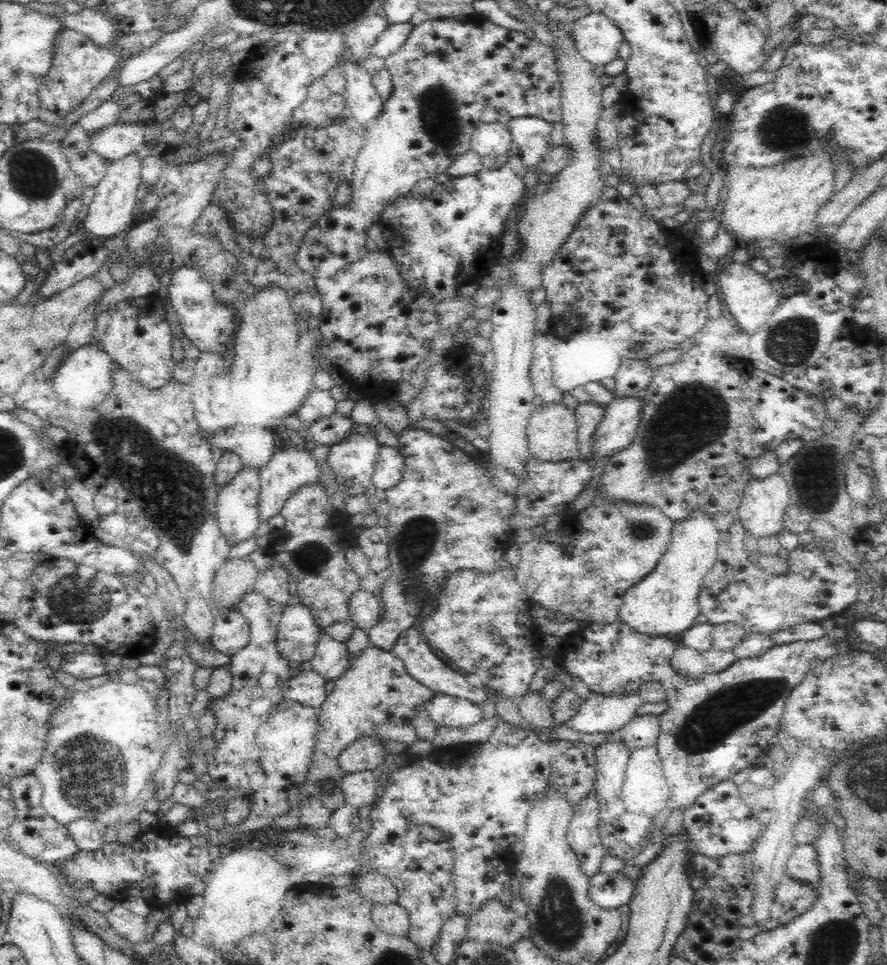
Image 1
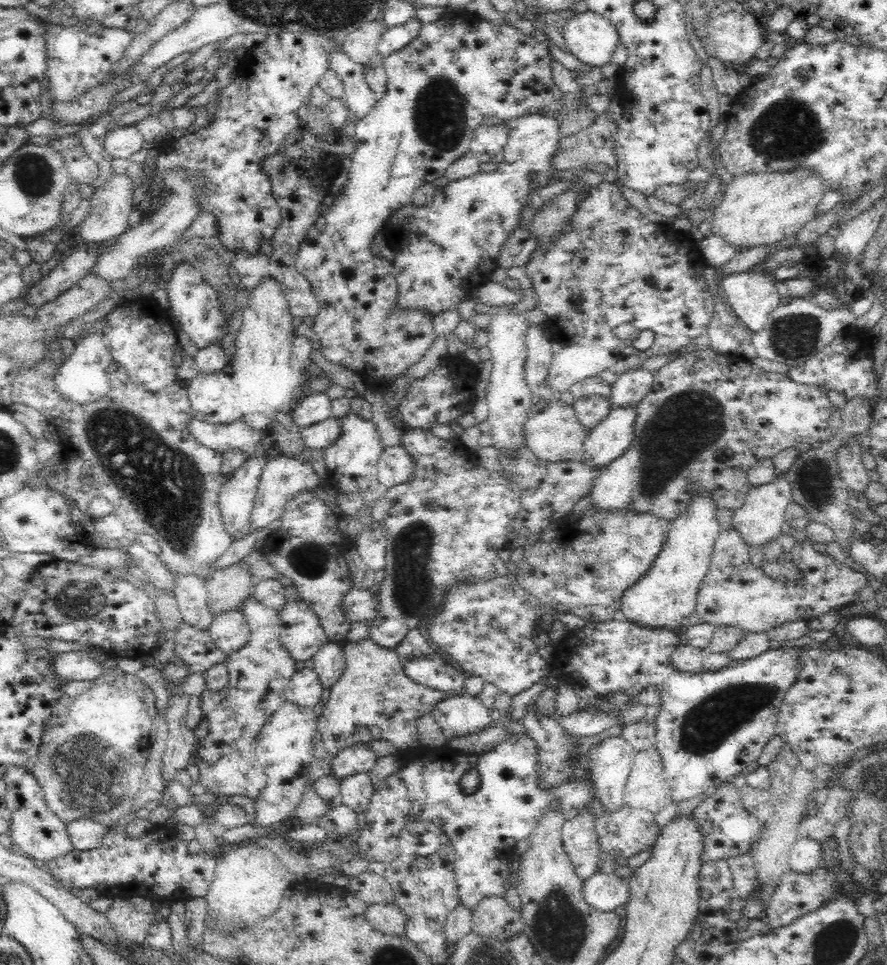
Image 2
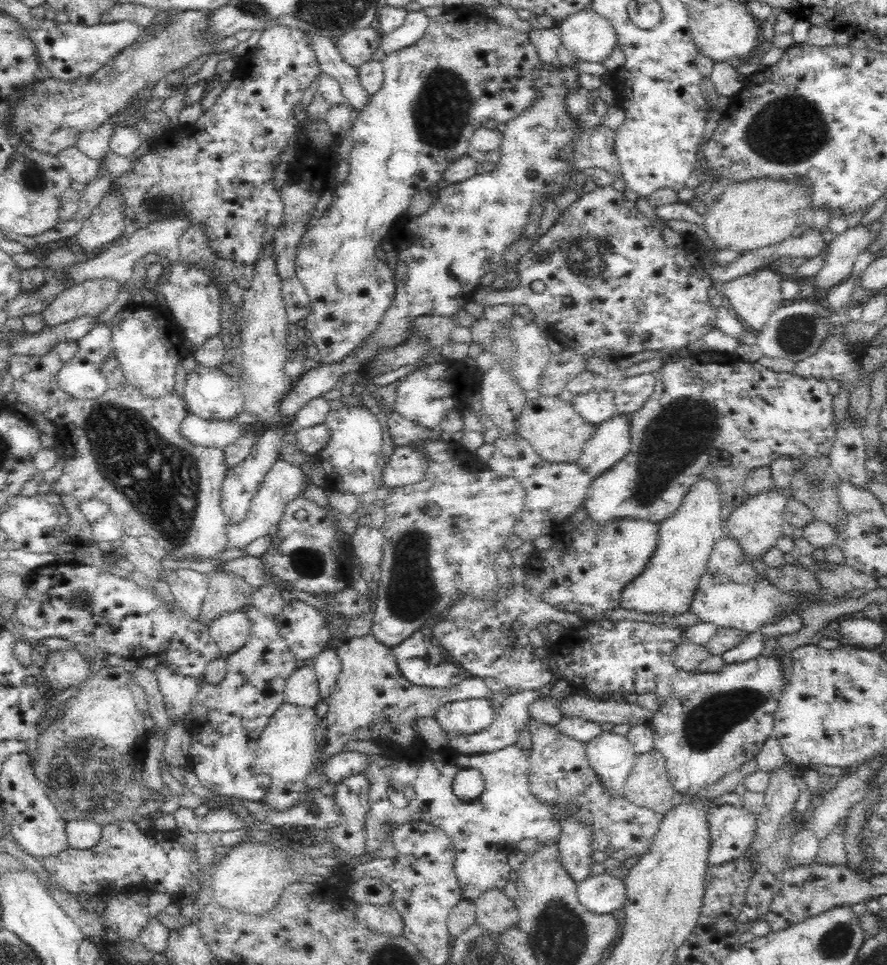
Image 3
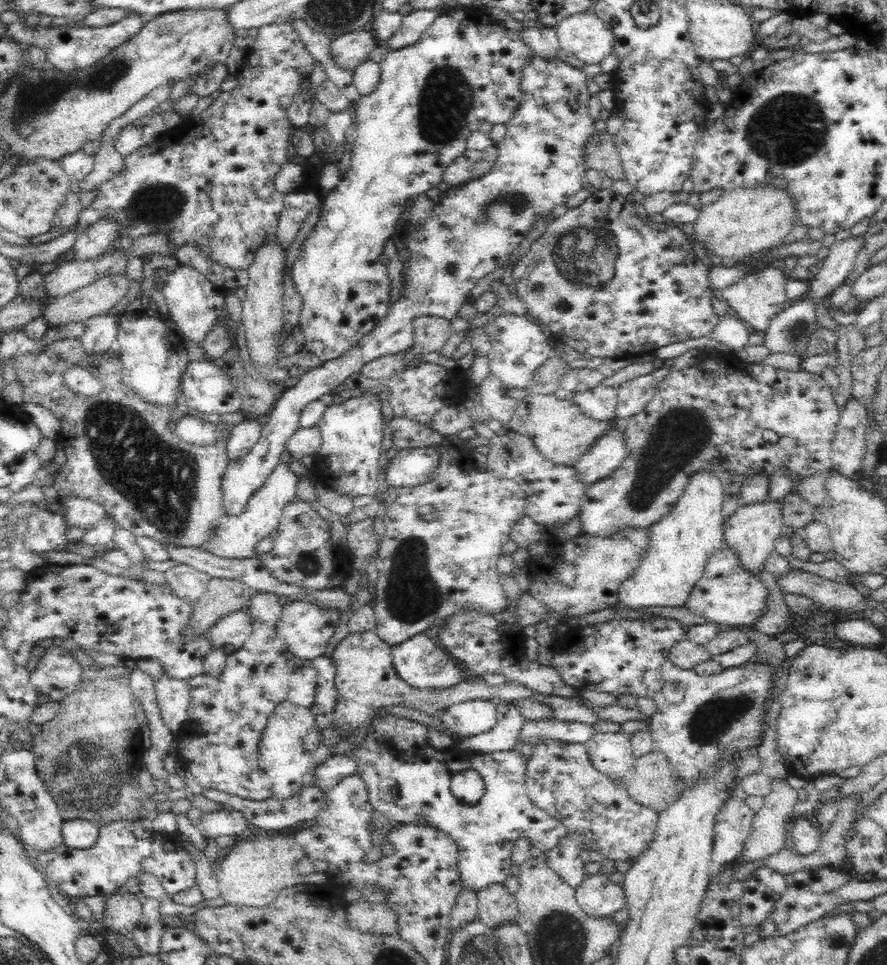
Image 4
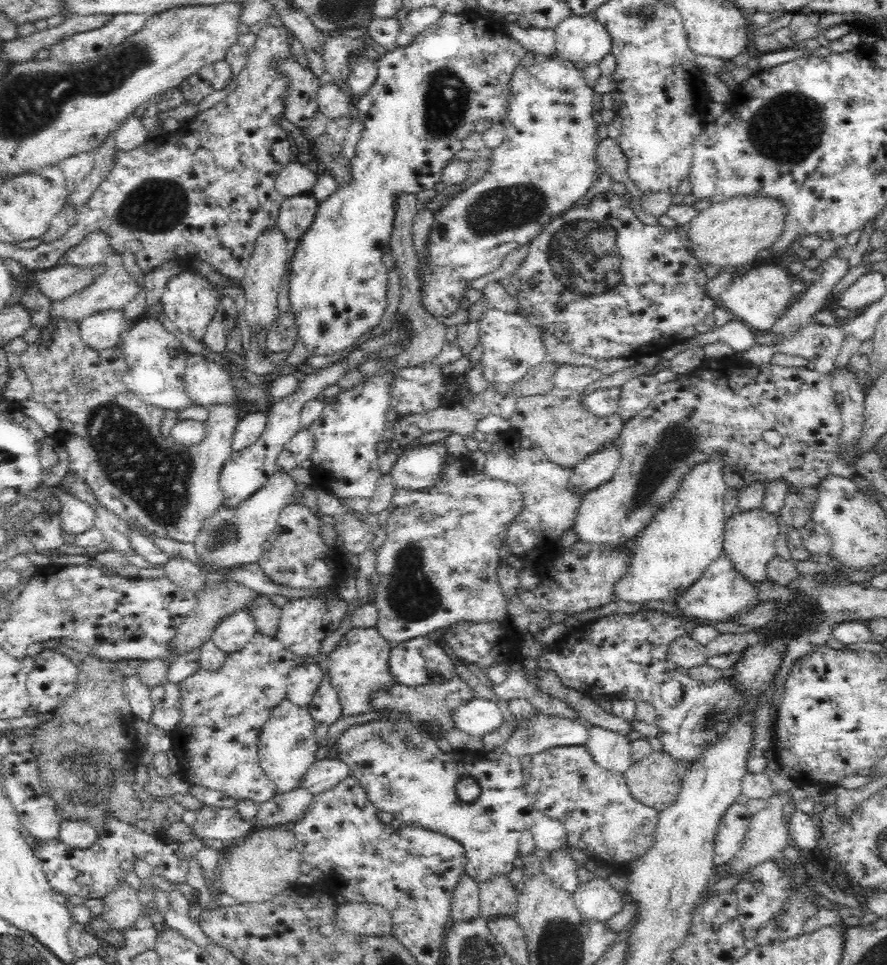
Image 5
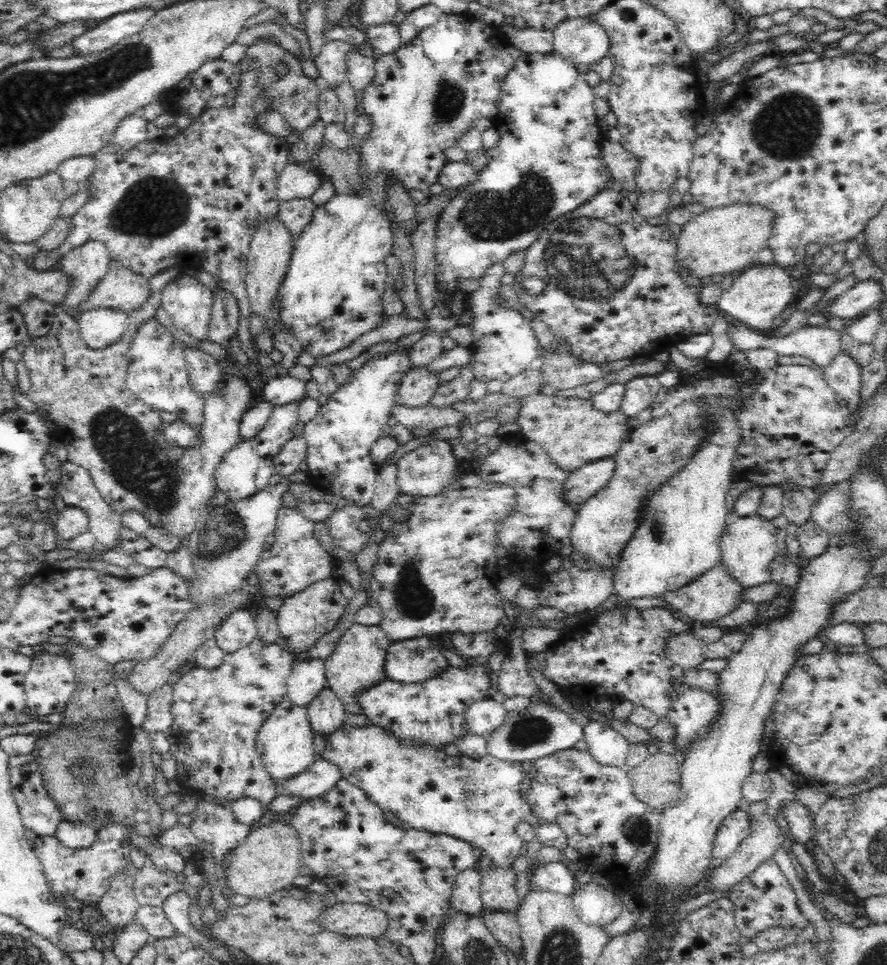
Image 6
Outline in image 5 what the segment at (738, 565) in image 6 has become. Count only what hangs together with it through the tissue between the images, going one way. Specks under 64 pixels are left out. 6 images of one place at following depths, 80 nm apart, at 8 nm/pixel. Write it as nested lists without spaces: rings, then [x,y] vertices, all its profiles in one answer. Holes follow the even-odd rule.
[[[755,508],[747,511],[740,511],[733,514],[725,524],[723,536],[723,552],[732,561],[734,569],[742,574],[747,582],[760,583],[767,580],[767,566],[769,560],[777,556],[775,540],[779,533],[778,514],[768,513],[768,511]]]

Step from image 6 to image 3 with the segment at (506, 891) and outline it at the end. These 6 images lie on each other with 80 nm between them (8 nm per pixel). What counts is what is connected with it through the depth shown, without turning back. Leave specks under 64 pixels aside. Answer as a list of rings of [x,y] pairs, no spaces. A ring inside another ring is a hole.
[[[484,890],[475,900],[475,924],[490,933],[502,934],[508,928],[519,926],[519,912],[515,902],[502,890]]]

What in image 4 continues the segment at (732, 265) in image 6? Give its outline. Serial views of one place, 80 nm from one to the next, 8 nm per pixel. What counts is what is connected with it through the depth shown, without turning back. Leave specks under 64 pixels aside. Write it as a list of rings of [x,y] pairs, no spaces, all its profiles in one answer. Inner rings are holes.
[[[774,186],[730,189],[716,202],[700,209],[693,238],[704,245],[714,261],[730,258],[738,263],[780,245],[796,222],[796,203],[786,189]]]

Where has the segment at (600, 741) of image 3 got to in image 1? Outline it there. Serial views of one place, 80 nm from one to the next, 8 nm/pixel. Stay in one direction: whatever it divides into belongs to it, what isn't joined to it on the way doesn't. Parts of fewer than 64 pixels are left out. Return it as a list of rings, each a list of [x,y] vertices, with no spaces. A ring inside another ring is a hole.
[[[602,742],[596,747],[596,778],[593,790],[599,802],[599,818],[604,818],[605,824],[616,820],[620,814],[626,811],[622,800],[623,776],[631,755],[632,749],[626,742]]]

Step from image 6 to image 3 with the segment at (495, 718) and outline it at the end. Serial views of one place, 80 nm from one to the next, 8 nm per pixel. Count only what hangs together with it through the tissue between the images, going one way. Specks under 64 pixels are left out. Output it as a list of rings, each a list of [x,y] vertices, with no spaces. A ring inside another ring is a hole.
[[[491,698],[449,702],[438,708],[435,718],[448,734],[477,734],[492,726],[496,716],[496,702]]]

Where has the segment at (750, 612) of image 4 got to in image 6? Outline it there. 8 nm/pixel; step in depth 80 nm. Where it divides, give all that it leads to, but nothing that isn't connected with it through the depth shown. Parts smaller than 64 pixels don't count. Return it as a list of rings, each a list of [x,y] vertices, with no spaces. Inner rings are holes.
[[[720,560],[716,566],[710,567],[710,570],[705,571],[705,574],[702,574],[697,580],[660,598],[664,598],[664,601],[672,608],[694,621],[711,622],[719,620],[735,610],[743,602],[746,590],[742,584],[732,579],[732,575],[724,569],[724,563]]]

